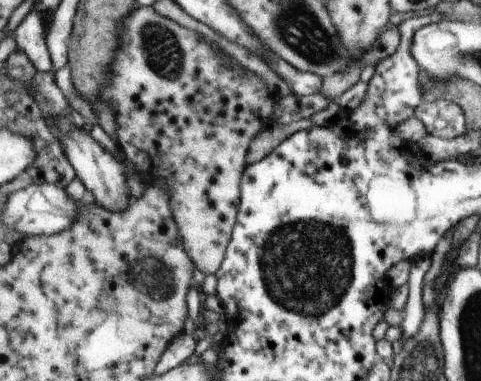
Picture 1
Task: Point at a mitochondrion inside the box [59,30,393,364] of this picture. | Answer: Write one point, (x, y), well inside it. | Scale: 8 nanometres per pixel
(307, 265)

